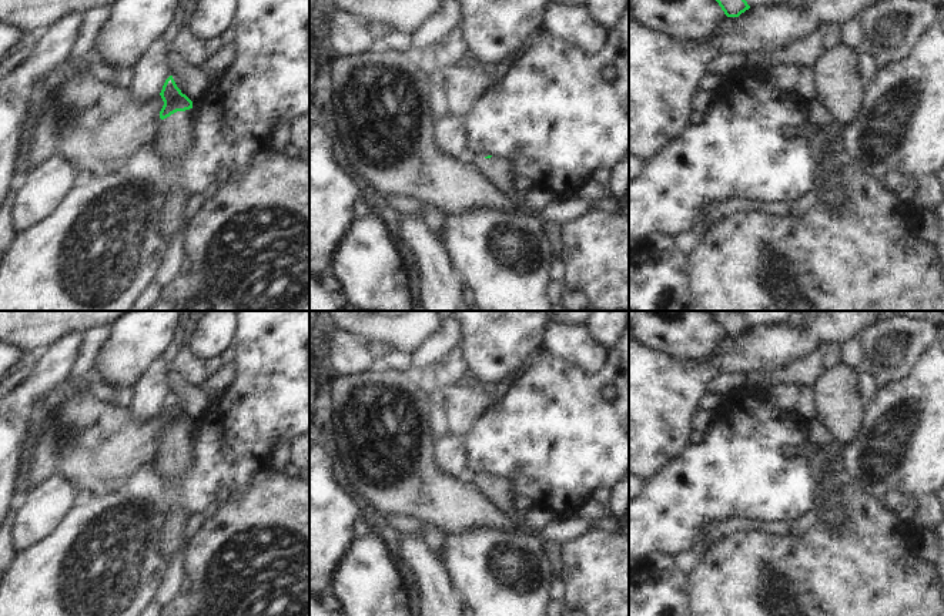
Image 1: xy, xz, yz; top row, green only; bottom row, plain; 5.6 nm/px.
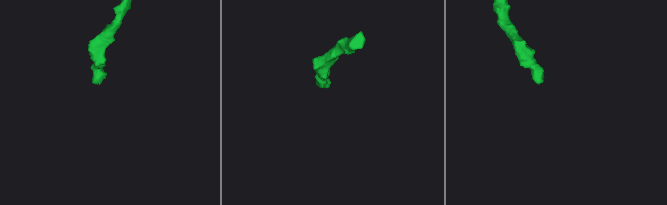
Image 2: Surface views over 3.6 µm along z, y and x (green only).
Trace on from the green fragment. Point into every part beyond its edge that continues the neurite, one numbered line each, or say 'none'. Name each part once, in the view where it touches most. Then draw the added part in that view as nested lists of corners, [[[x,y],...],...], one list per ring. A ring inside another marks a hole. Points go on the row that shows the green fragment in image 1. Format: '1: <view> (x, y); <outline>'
1: xy (174, 136); [[[177,111],[160,120],[154,140],[155,153],[168,164],[177,161],[194,141],[193,111]]]

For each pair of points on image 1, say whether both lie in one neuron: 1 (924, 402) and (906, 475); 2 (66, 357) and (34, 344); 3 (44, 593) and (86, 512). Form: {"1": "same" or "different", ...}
{"1": "same", "2": "different", "3": "same"}

